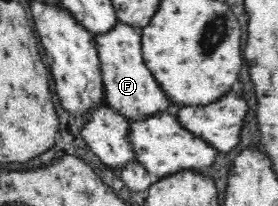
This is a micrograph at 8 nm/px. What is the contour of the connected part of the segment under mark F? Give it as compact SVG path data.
M116 18L111 28L104 29L94 35L98 52L101 87L103 87L104 102L117 109L126 118L149 116L159 108L169 108L167 100L163 100L163 92L155 78L141 64L141 32L135 30L127 21Z

